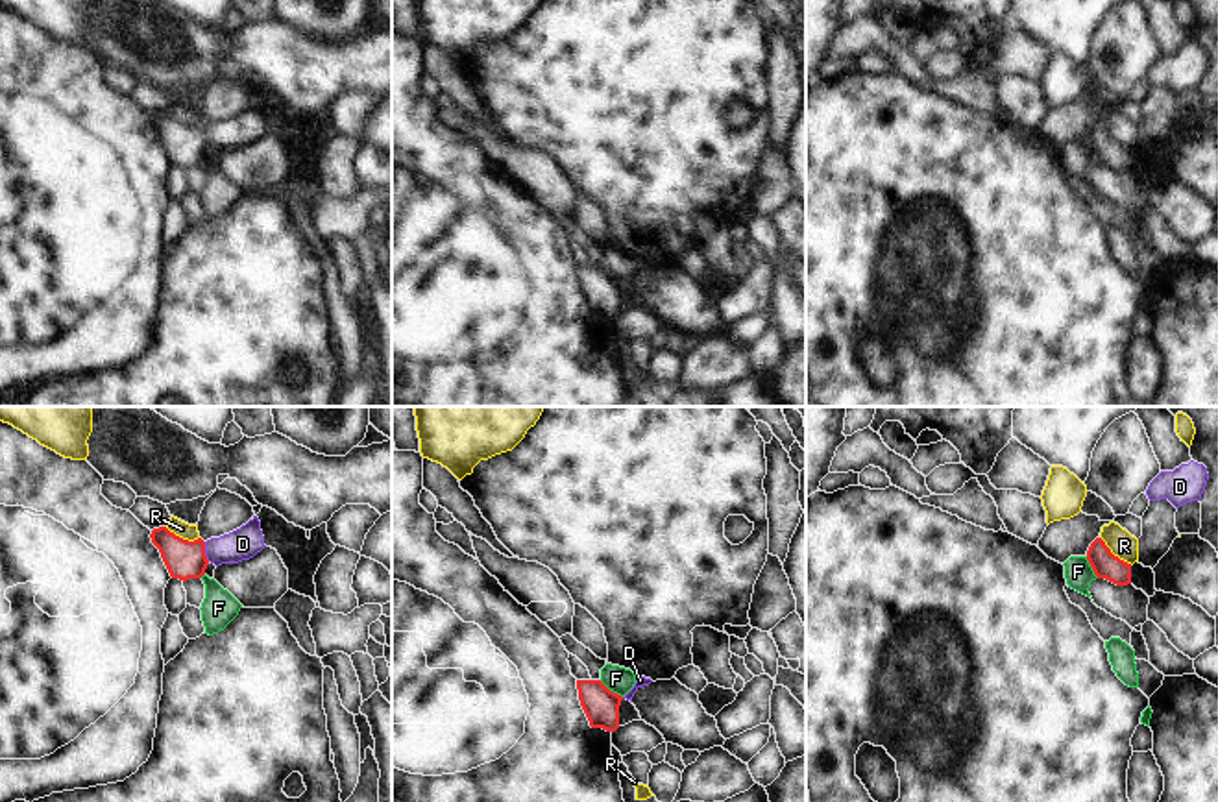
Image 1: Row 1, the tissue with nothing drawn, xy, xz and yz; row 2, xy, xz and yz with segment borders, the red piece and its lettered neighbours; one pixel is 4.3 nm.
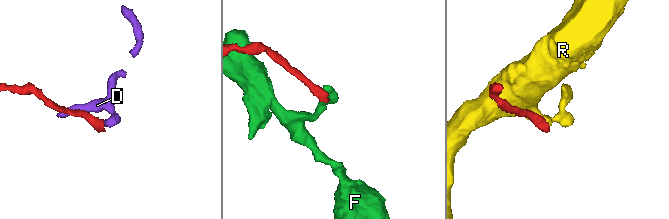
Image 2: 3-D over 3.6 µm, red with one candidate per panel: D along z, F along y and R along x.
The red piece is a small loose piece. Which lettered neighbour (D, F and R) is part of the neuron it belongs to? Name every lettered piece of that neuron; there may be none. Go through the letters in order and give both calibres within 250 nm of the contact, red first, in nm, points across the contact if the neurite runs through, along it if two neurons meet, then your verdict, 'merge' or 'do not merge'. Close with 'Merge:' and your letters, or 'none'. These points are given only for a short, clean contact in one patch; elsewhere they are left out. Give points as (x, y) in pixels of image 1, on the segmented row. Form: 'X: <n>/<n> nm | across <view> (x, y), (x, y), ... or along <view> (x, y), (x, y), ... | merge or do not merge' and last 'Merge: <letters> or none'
D: 170/140 nm | merge
F: 160/120 nm | along xz (599, 680), (621, 697) | do not merge
R: 120/120 nm | do not merge
Merge: D

